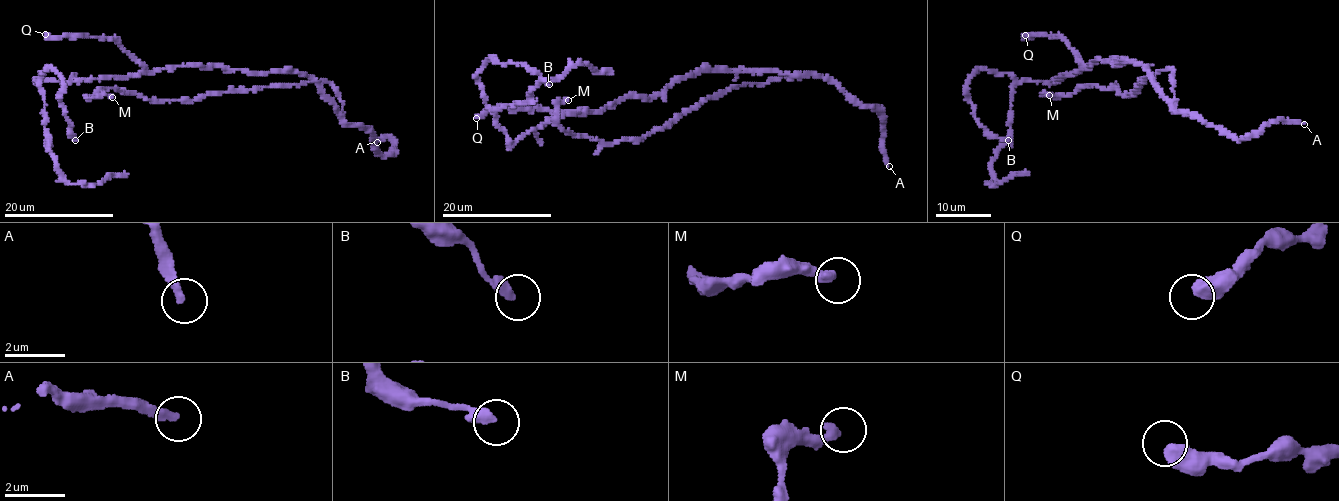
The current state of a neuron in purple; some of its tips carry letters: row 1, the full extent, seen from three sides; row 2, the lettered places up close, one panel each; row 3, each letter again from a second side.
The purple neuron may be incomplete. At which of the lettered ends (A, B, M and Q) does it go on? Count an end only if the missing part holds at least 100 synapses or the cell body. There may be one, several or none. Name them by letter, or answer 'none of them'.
A

